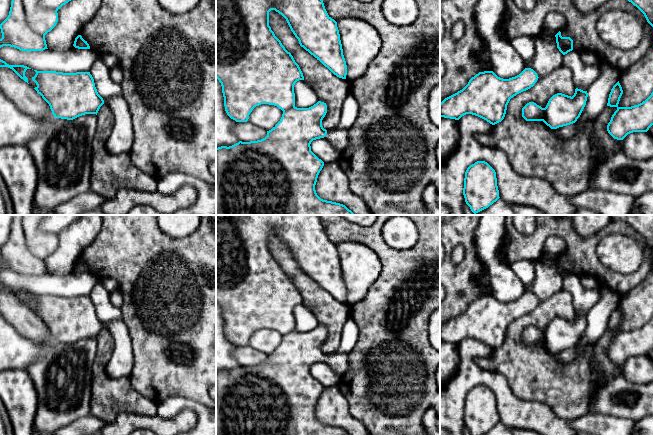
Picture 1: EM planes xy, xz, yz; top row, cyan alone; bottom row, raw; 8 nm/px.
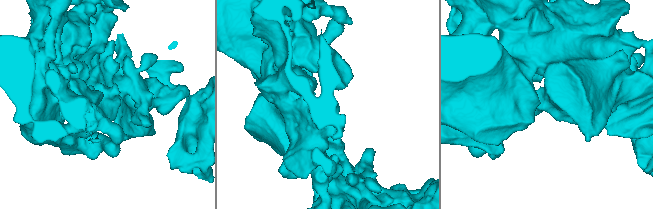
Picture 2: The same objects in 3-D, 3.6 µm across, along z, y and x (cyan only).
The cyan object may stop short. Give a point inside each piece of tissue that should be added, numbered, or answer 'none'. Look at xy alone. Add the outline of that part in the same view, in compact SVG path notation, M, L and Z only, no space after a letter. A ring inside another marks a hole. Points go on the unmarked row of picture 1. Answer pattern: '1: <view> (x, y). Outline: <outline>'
1: xy (121, 362). Outline: M111 320L103 324L115 342L114 351L106 366L107 373L114 378L129 377L134 366L129 329L123 320Z

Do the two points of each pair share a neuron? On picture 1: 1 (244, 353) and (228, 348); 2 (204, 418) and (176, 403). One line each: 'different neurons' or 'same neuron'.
1: different neurons
2: same neuron

